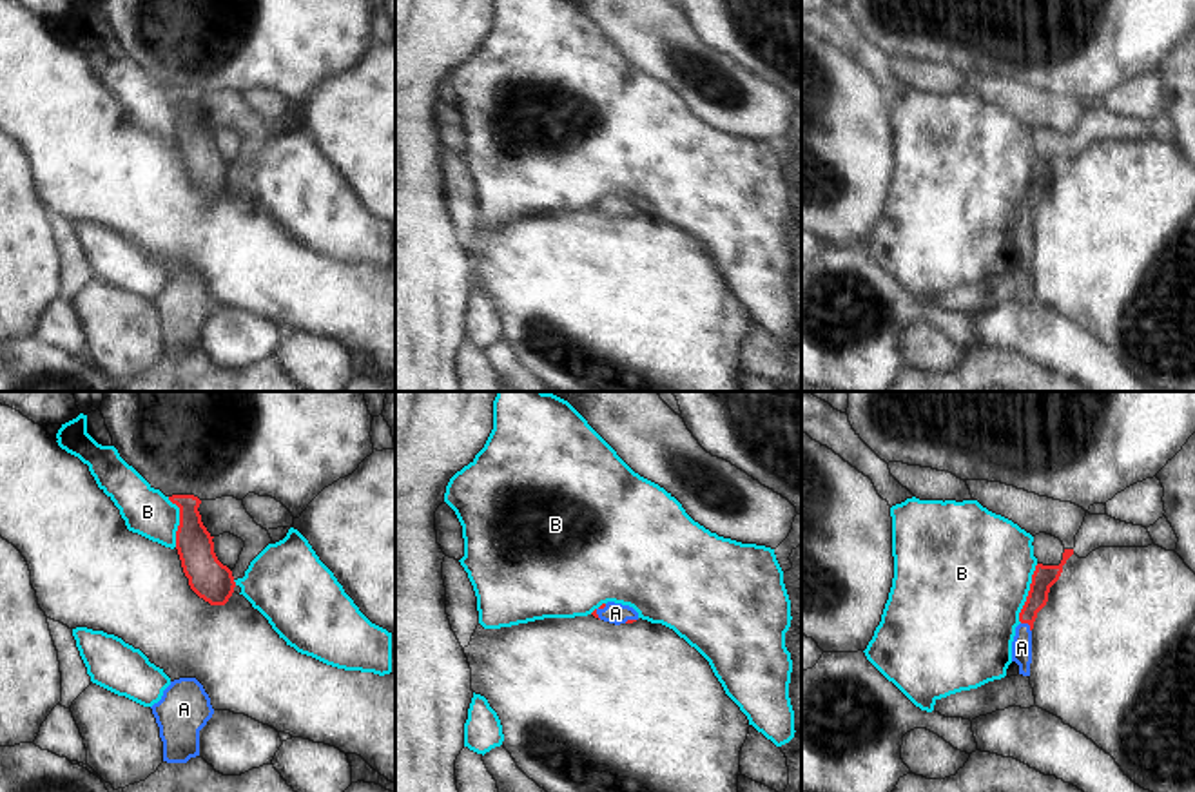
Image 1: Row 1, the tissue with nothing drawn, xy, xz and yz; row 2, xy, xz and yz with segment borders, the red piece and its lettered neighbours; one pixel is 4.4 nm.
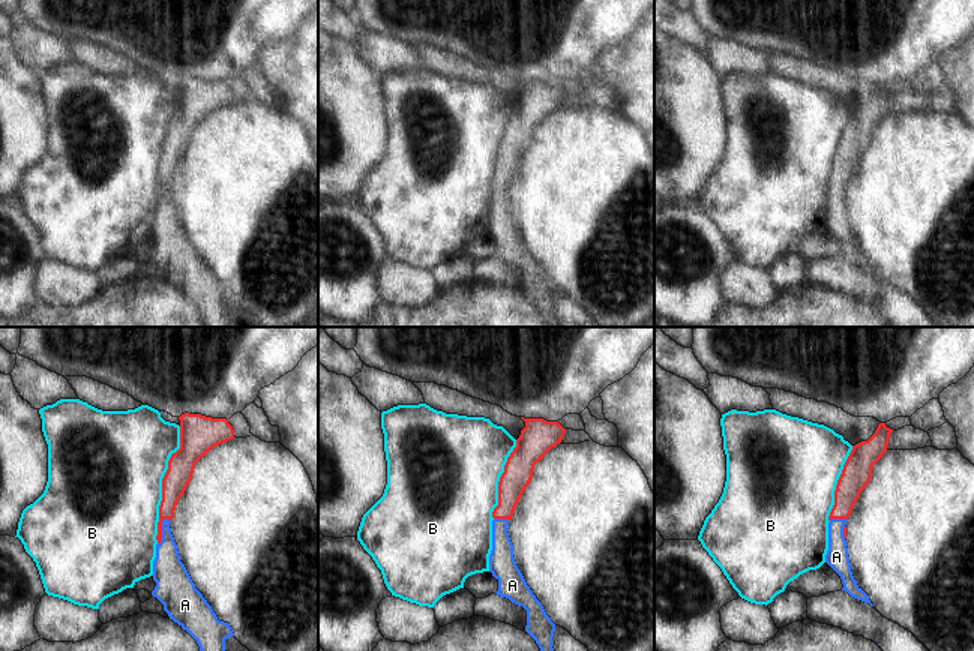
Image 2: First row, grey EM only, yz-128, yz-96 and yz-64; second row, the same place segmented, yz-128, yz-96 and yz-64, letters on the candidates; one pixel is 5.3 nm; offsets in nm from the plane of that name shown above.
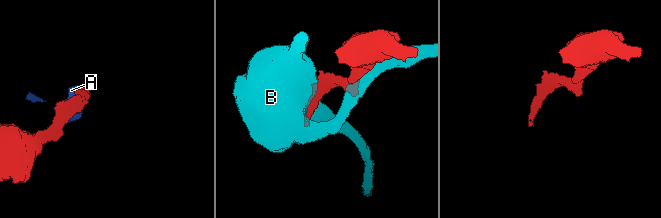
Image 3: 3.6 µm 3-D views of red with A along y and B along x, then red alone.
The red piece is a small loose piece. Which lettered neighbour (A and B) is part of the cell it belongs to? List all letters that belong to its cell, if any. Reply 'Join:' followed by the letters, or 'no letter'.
Join: A

